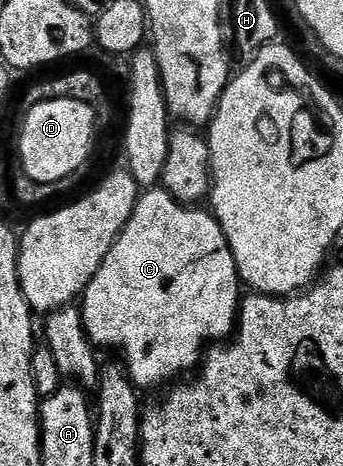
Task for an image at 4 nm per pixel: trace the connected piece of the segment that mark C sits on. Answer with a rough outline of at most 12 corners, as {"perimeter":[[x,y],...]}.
{"perimeter":[[147,189],[81,295],[139,391],[235,333],[209,209]]}

